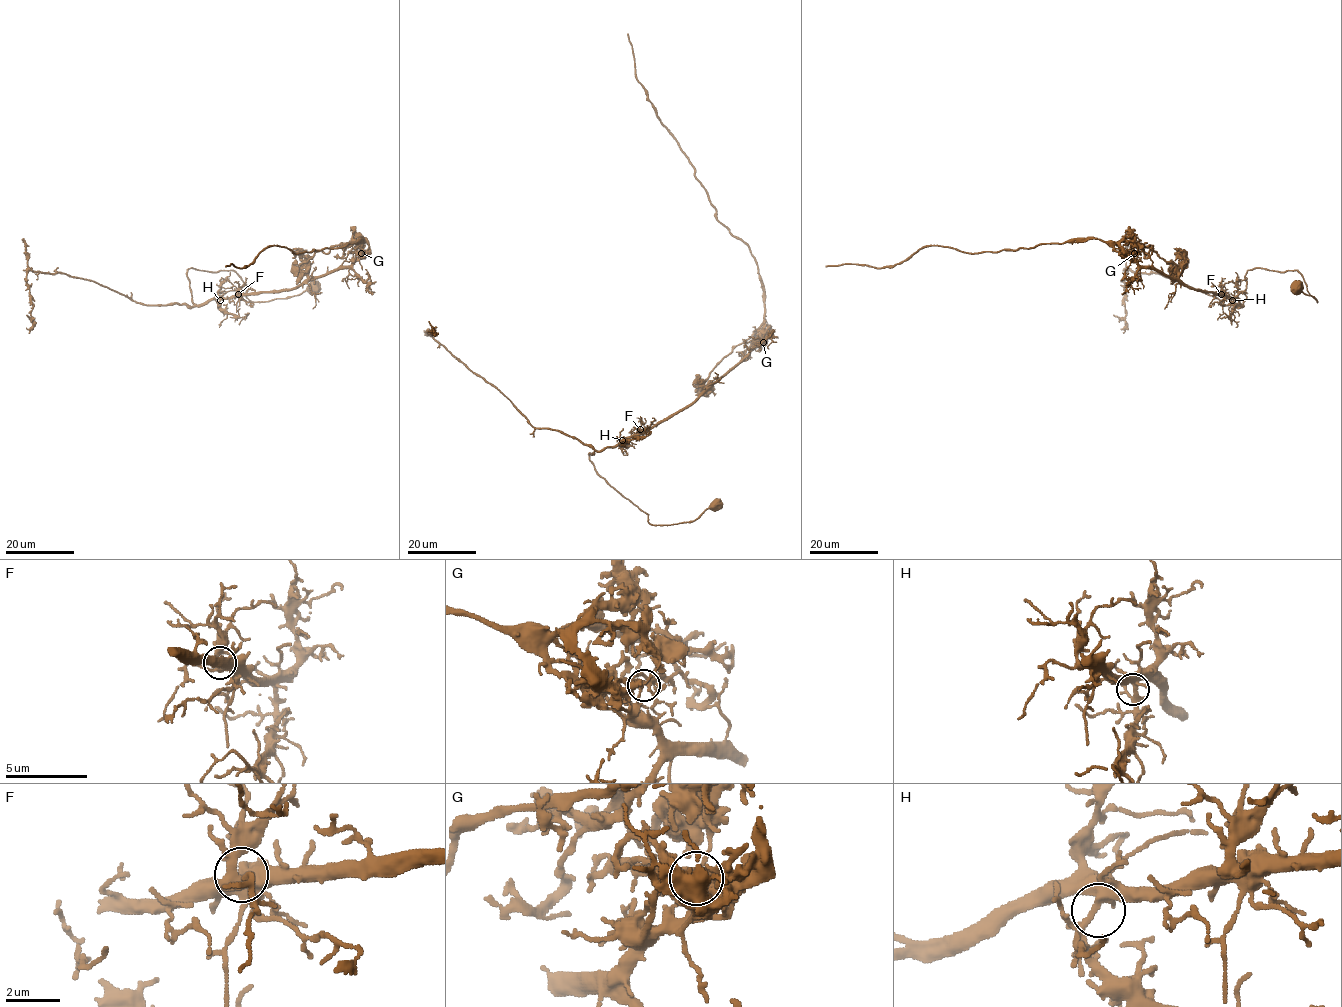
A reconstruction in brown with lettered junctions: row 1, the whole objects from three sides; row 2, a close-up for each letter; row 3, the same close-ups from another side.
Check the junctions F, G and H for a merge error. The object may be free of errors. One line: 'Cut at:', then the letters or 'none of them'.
Cut at: G

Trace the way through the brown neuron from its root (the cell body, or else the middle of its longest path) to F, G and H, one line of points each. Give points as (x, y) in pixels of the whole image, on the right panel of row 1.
F: (1297, 287), (1317, 302), (1296, 270), (1249, 270), (1243, 305), (1221, 294)
G: (1297, 287), (1317, 302), (1296, 270), (1253, 268), (1244, 276), (1242, 305), (1142, 267), (1134, 254)
H: (1297, 287), (1317, 302), (1296, 270), (1253, 268), (1244, 276), (1243, 305), (1237, 298), (1232, 300)

